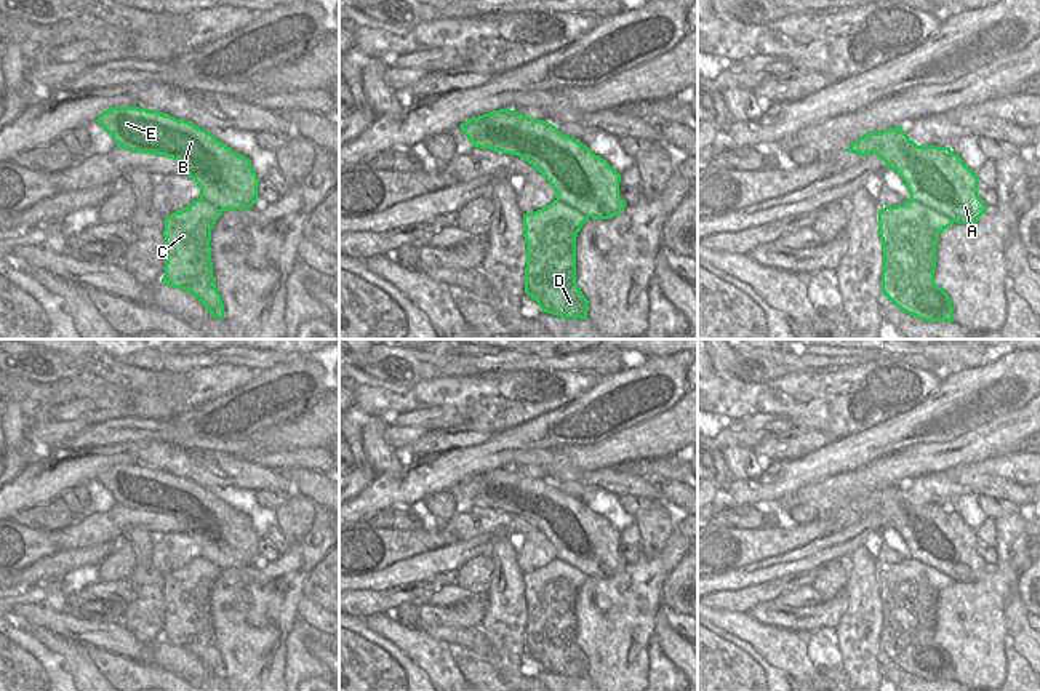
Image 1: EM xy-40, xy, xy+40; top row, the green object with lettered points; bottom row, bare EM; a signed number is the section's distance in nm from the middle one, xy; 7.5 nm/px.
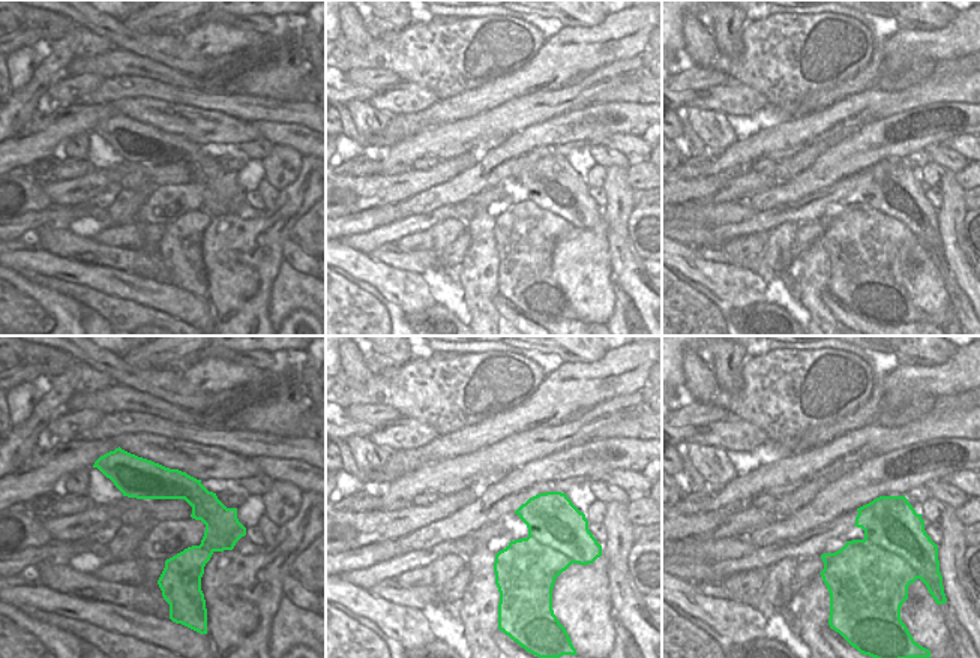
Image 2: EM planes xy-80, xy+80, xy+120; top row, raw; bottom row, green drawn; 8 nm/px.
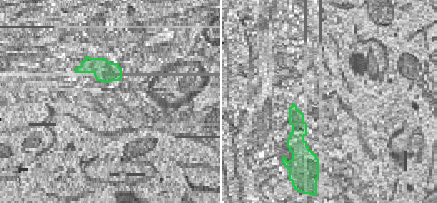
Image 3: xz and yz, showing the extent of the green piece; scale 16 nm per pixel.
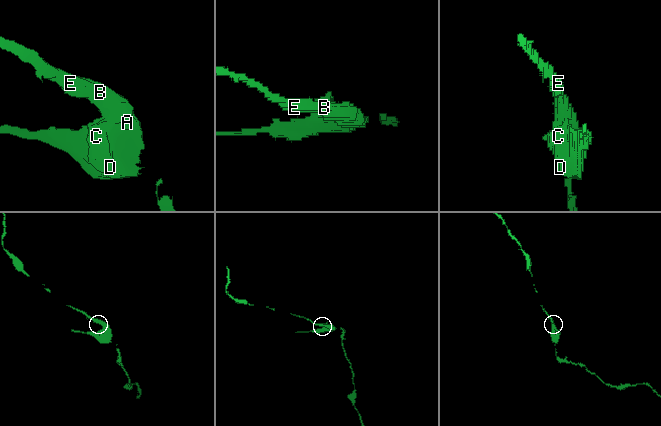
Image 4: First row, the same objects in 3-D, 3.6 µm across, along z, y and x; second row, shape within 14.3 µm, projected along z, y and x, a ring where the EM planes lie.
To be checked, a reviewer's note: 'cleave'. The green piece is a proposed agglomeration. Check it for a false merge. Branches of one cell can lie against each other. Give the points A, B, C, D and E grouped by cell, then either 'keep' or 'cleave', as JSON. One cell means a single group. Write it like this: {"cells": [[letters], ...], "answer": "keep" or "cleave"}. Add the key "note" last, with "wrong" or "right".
{"cells": [["A", "B", "E"], ["C", "D"]], "answer": "cleave", "note": "right"}

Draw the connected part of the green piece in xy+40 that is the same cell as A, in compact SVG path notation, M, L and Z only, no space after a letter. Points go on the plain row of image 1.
M901 485L866 491L846 510L877 512L904 537L910 558L957 582L974 582L987 568L978 553L978 533L950 505L917 504Z

